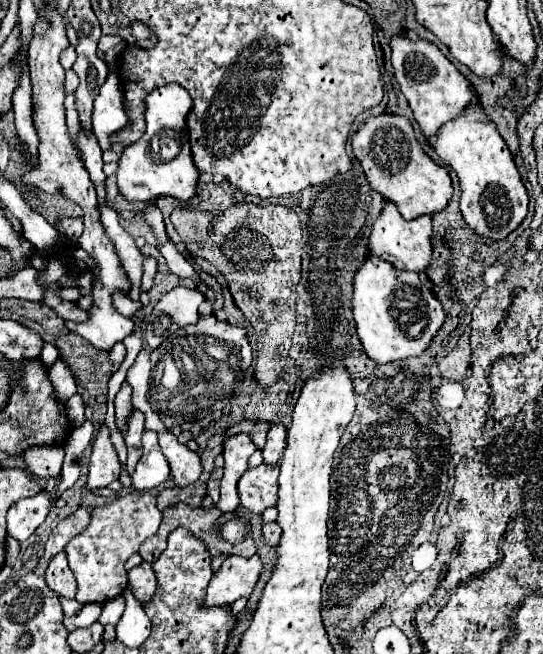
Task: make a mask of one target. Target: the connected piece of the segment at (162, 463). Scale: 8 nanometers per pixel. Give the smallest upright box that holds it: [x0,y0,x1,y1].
[131,431,169,491]

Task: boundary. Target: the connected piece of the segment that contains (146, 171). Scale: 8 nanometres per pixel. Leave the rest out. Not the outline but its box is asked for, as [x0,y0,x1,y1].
[117,85,199,201]

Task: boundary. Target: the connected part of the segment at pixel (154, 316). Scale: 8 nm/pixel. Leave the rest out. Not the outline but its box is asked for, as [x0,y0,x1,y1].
[145,287,205,349]

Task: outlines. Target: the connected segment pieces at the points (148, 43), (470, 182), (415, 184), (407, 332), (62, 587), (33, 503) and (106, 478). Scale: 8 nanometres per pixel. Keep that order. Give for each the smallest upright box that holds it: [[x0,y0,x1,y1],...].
[[131,21,155,47],[435,103,527,239],[351,113,453,219],[351,257,445,363],[45,551,75,599],[7,493,51,541],[87,427,121,493]]

